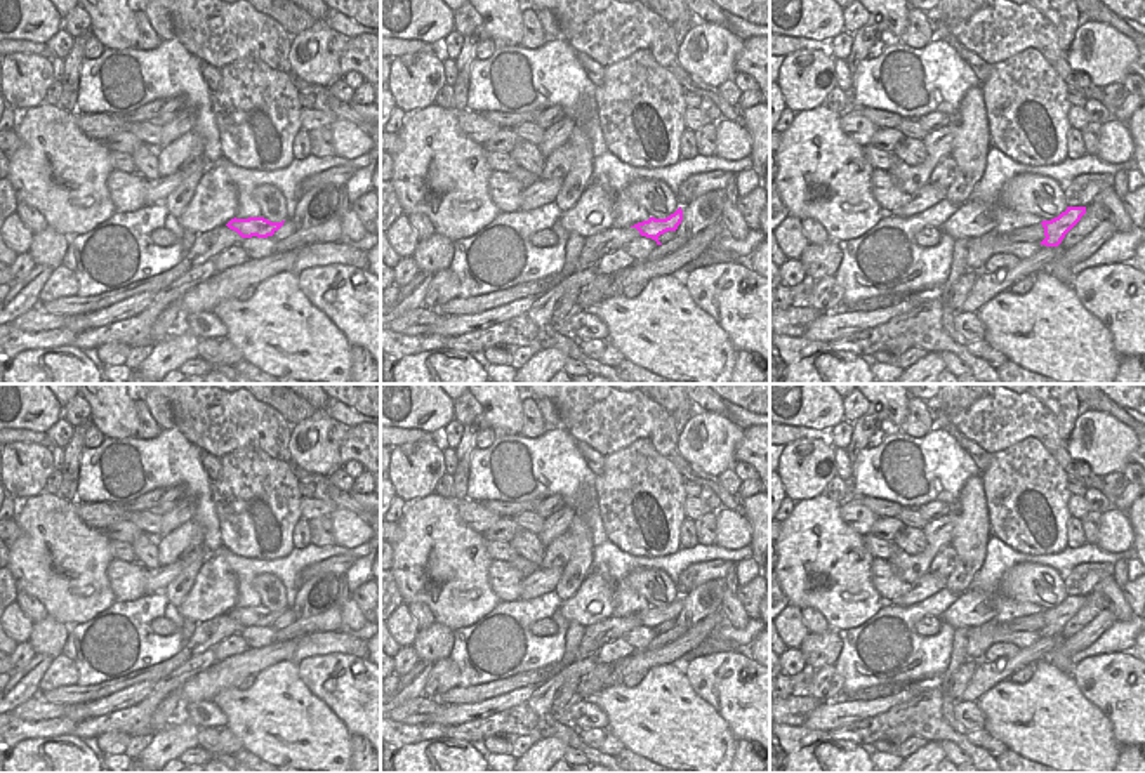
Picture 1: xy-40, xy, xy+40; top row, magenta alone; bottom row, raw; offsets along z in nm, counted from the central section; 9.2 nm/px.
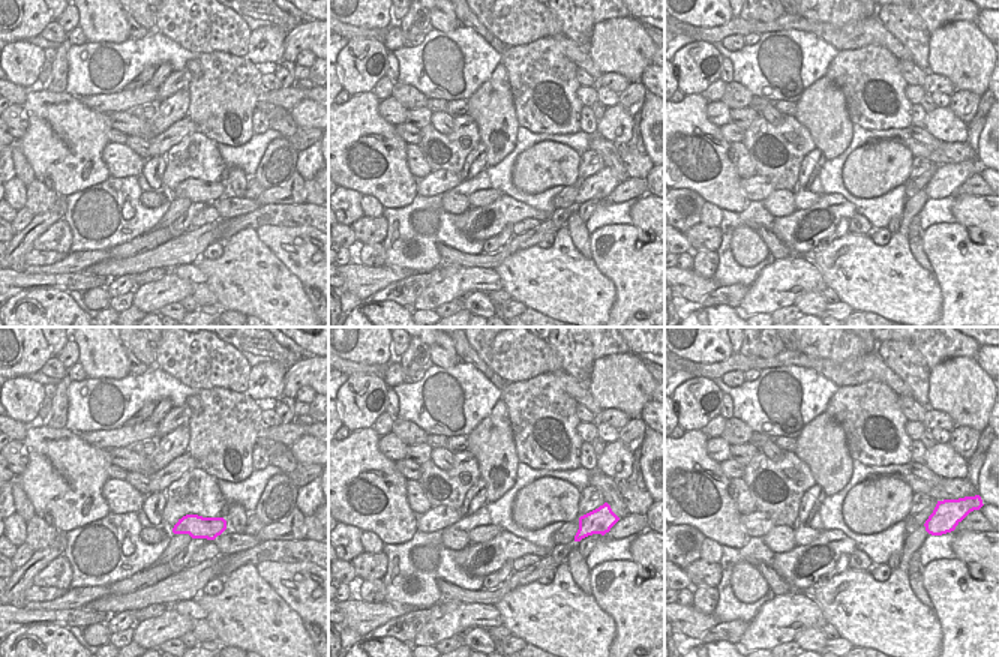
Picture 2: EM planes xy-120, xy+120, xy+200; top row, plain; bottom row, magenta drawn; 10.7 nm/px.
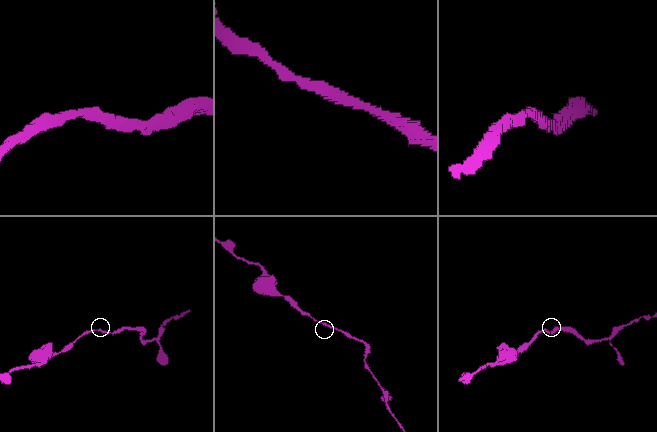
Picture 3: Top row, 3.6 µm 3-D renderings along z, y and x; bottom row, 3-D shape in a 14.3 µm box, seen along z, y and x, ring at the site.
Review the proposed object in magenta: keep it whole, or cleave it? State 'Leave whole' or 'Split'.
Leave whole

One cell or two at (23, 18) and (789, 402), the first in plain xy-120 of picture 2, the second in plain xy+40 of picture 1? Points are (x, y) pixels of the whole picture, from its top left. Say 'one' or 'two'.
one

